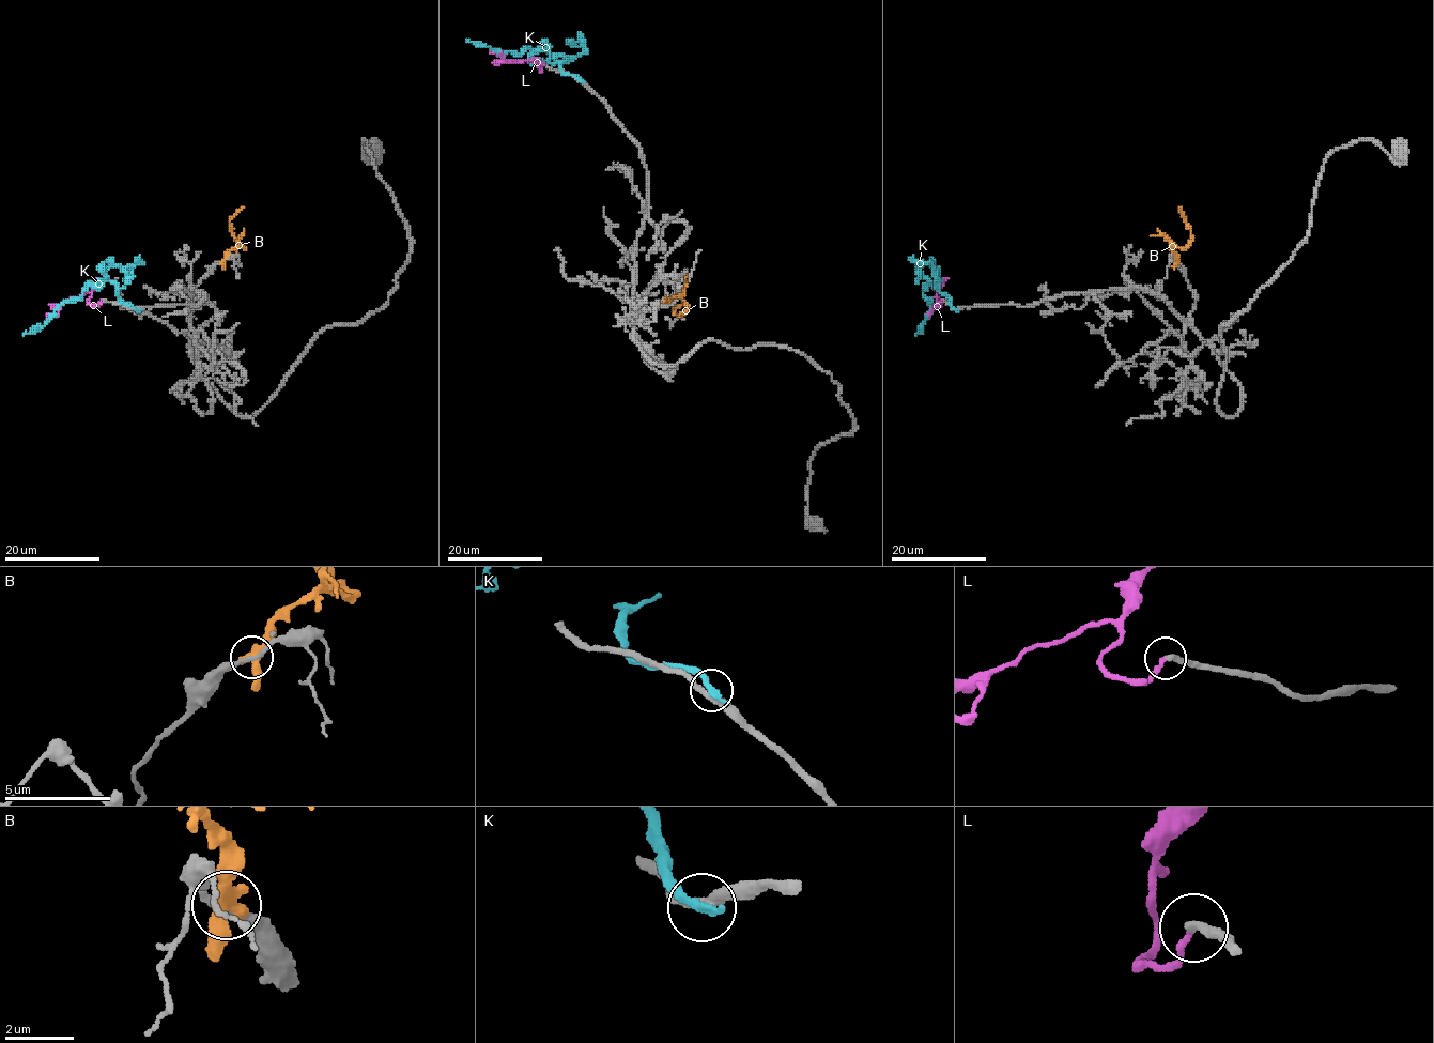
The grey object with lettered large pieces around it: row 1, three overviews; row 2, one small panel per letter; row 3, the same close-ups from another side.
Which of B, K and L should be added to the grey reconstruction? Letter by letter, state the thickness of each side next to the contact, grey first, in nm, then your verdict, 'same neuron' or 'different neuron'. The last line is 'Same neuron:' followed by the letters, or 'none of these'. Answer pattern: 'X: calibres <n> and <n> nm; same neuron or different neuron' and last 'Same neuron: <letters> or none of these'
B: calibres 200 and 400 nm; different neuron
K: calibres 280 and 320 nm; different neuron
L: calibres 300 and 190 nm; different neuron
Same neuron: none of these

